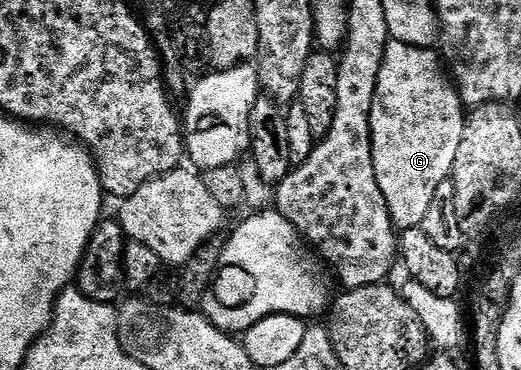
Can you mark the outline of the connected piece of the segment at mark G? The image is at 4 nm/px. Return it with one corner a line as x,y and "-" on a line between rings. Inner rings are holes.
389,40
369,115
376,183
392,224
400,231
423,226
434,191
451,178
454,155
462,143
466,107
441,58
432,51

